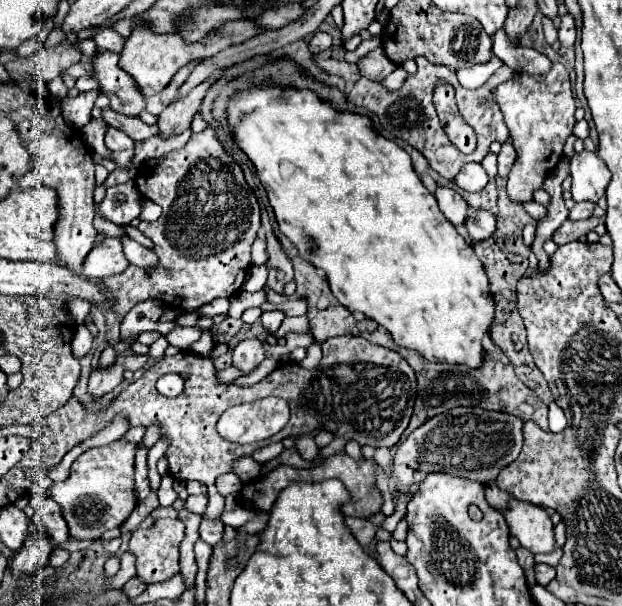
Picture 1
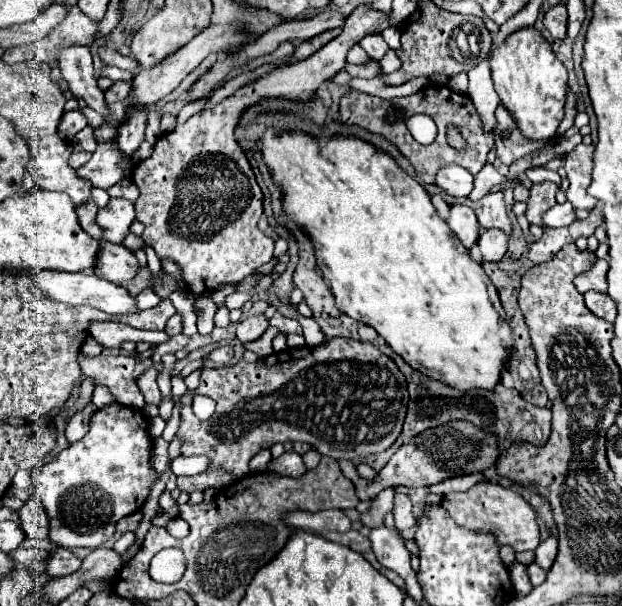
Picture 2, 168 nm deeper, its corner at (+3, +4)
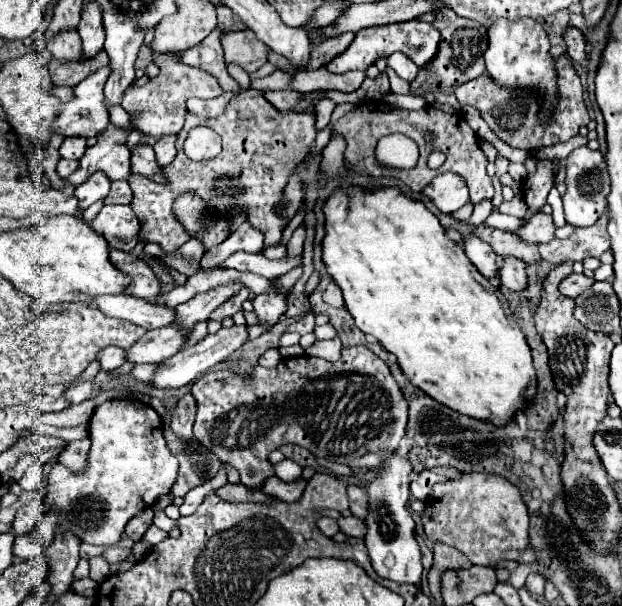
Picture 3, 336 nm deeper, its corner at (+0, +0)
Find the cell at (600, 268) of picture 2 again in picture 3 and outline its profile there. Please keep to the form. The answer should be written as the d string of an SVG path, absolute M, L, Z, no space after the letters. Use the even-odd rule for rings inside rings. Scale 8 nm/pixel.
M572 273L568 275L562 283L560 283L560 293L570 297L570 299L576 299L582 291L586 291L590 285L594 283L594 279L586 277L586 275L578 275L578 273Z

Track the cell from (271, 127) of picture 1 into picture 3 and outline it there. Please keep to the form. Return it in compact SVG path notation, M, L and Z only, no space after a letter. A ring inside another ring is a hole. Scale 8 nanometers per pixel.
M350 187L346 191L338 189L334 191L334 195L326 201L324 205L324 215L326 215L326 237L322 243L322 259L326 263L328 273L332 275L332 279L336 281L336 285L342 289L344 293L344 301L346 301L346 309L350 311L350 315L356 321L356 327L362 333L370 333L374 335L380 345L388 351L394 353L398 359L398 365L402 369L402 373L408 377L408 381L418 387L420 391L424 391L426 395L430 395L432 399L436 399L440 405L444 407L452 407L452 411L460 411L460 415L468 415L472 419L480 419L480 421L488 421L492 425L504 427L508 425L518 411L522 411L532 397L536 395L536 369L532 365L532 351L526 343L524 333L520 331L518 323L510 323L506 317L506 311L500 303L500 299L490 293L478 279L482 279L478 275L478 271L486 277L486 279L498 279L498 269L500 269L500 257L492 251L492 247L488 247L488 243L484 243L482 239L478 239L476 235L468 235L464 239L464 249L458 247L456 243L452 243L444 231L444 227L438 223L438 219L424 207L422 201L414 201L404 197L398 189L388 187L388 189L376 189L372 193L362 191L360 187Z

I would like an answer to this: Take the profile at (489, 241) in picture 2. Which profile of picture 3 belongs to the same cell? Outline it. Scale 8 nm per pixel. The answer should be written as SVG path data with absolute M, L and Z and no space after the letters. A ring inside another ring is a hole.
M504 259L500 267L500 283L510 291L524 291L528 287L526 265L518 259Z

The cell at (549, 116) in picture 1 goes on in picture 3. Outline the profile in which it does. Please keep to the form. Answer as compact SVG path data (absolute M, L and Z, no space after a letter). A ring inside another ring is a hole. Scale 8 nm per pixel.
M500 19L488 29L488 49L484 53L486 71L498 85L506 87L536 87L544 93L544 111L542 119L550 115L550 107L556 103L556 71L550 55L550 41L540 23L532 19Z

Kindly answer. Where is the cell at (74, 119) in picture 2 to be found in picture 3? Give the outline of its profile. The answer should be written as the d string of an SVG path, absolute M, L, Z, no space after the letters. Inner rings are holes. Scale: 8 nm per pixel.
M68 137L60 147L62 159L80 159L86 151L86 139L84 137Z

